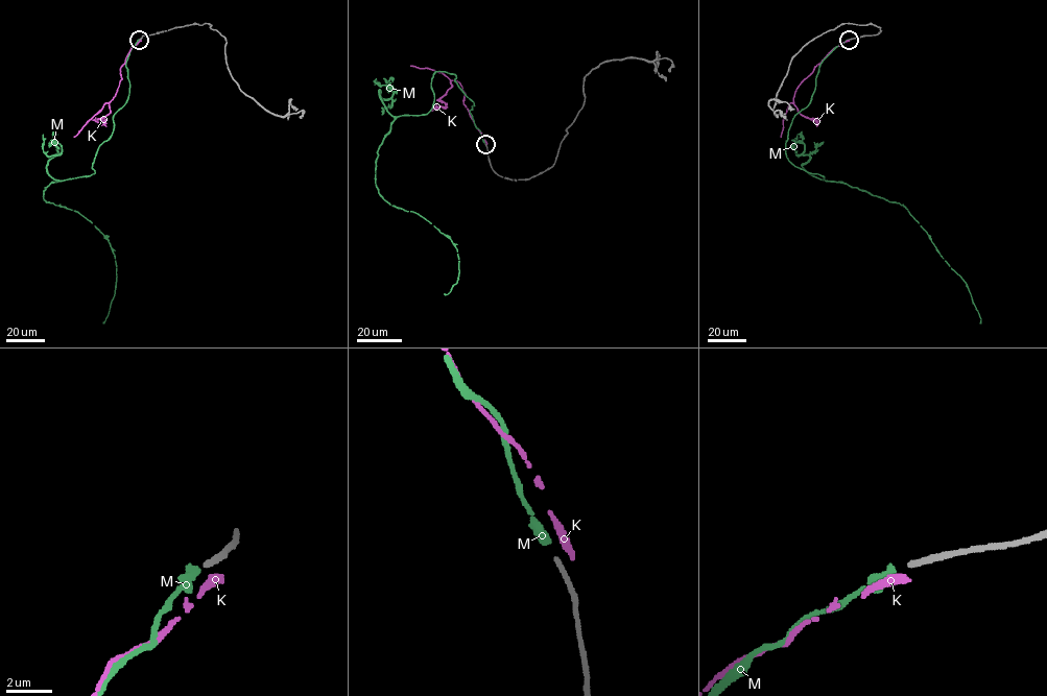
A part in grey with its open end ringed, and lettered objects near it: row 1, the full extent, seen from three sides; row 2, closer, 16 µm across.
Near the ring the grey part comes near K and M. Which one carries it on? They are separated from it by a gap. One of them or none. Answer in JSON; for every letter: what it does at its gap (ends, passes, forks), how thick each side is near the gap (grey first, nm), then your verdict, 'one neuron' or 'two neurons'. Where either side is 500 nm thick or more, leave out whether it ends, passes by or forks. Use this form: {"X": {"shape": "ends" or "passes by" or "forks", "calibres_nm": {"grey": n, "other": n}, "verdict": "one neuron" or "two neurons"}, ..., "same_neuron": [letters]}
{"K": {"shape": "ends", "calibres_nm": {"grey": 240, "other": 440}, "verdict": "two neurons"}, "M": {"shape": "ends", "calibres_nm": {"grey": 240, "other": 360}, "verdict": "one neuron"}, "same_neuron": ["M"]}

